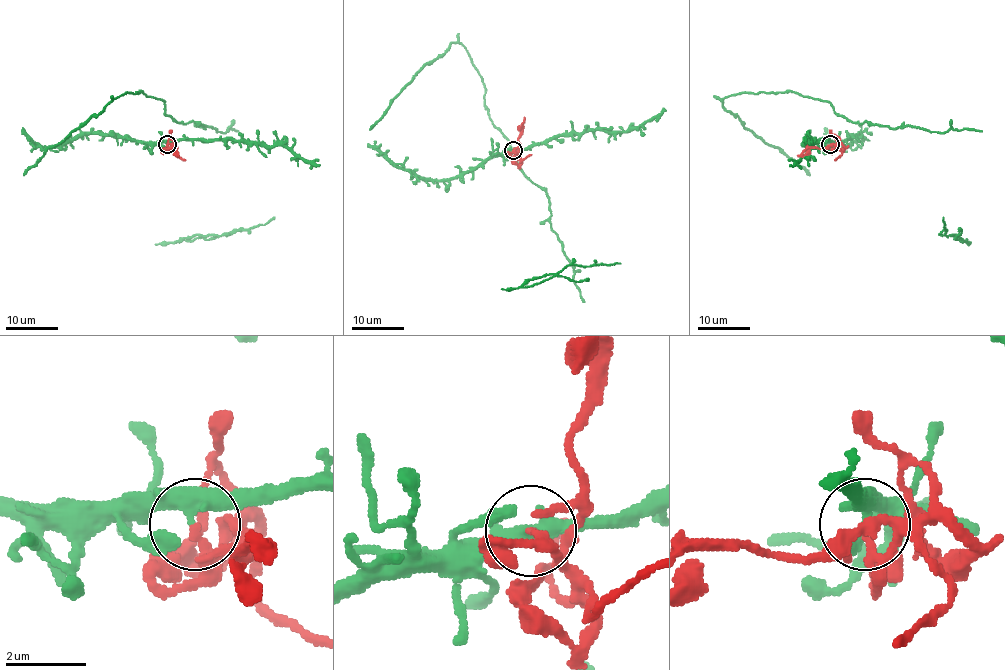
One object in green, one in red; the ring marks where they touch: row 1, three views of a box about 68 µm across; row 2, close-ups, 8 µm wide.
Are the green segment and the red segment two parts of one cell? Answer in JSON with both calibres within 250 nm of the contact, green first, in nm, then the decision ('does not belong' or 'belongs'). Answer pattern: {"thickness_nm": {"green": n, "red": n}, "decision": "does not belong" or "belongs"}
{"thickness_nm": {"green": 280, "red": 190}, "decision": "does not belong"}

